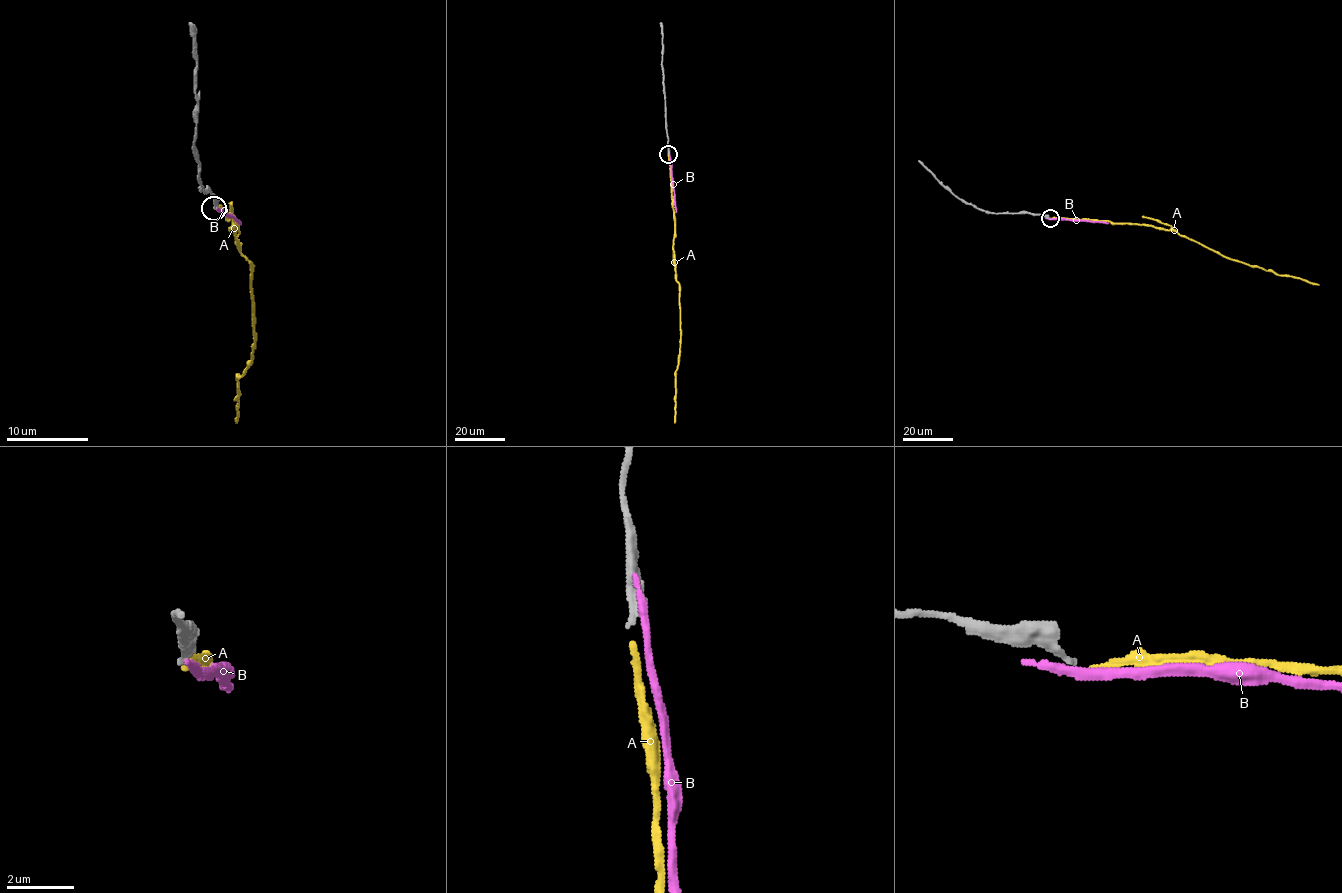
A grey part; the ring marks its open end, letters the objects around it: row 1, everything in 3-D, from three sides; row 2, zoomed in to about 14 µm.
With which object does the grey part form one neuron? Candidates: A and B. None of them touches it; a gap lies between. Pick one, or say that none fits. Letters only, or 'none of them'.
A

